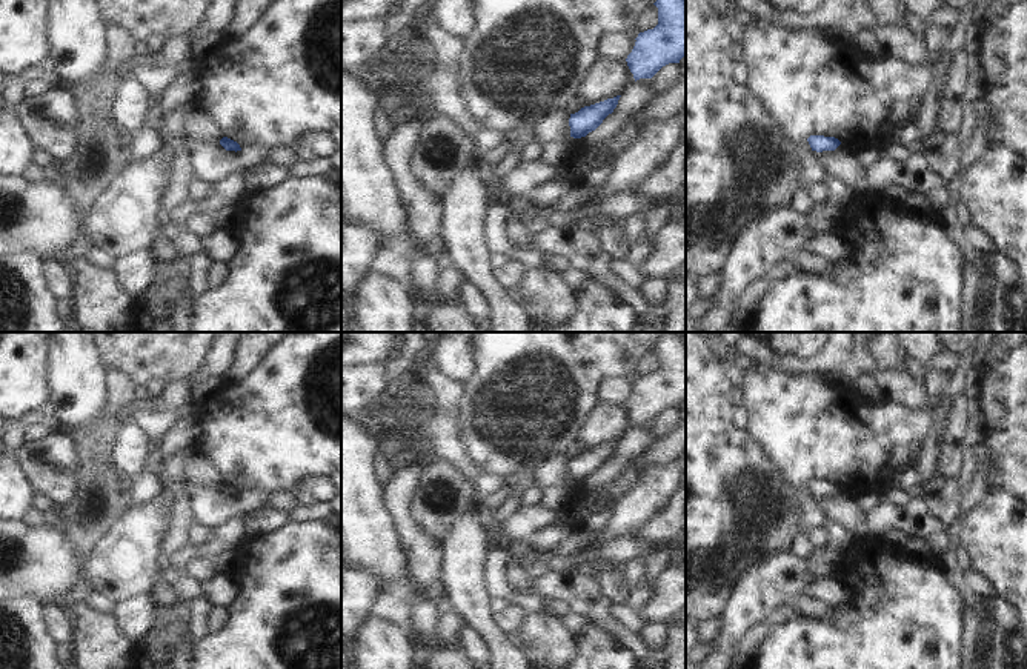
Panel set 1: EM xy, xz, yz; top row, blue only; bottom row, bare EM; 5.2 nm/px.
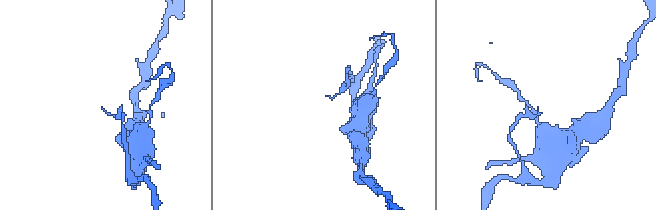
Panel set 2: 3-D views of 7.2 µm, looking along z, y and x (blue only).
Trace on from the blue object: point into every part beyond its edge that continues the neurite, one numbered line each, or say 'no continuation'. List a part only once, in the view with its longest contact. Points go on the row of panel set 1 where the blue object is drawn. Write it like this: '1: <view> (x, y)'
no continuation

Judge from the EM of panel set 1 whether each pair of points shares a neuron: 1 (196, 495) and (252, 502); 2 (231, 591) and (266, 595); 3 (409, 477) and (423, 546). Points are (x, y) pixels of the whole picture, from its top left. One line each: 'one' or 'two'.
1: one
2: two
3: one

